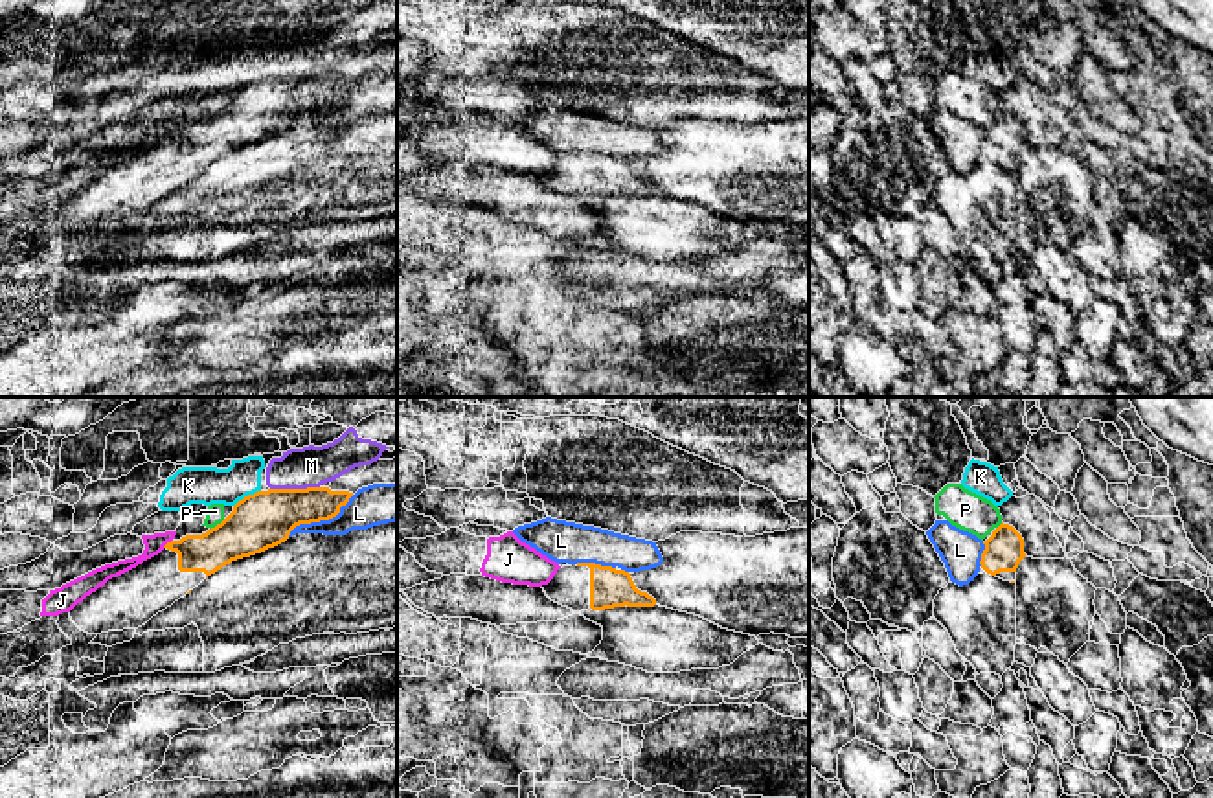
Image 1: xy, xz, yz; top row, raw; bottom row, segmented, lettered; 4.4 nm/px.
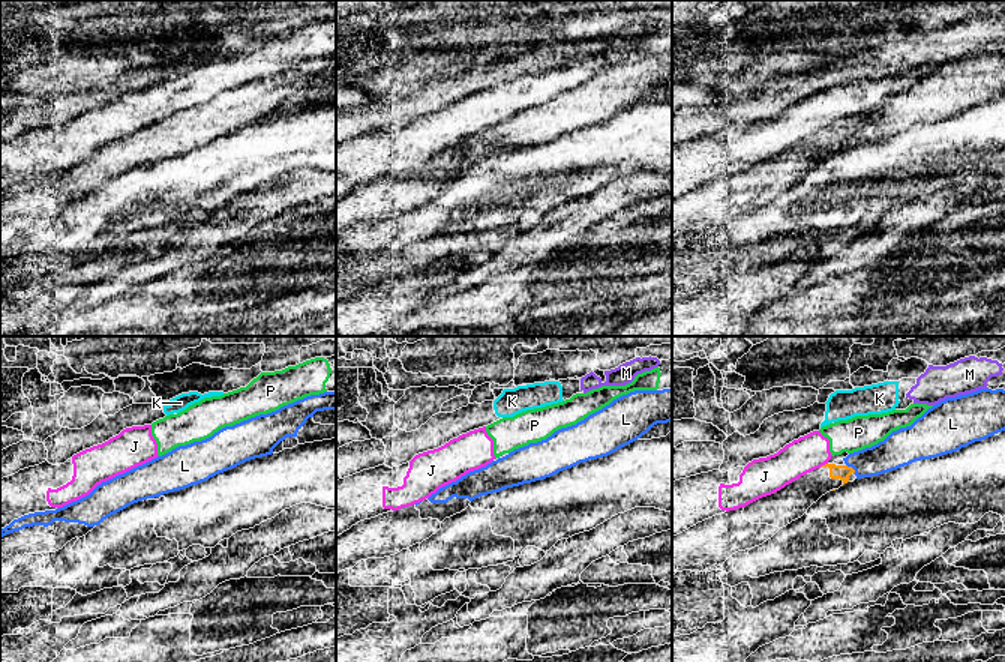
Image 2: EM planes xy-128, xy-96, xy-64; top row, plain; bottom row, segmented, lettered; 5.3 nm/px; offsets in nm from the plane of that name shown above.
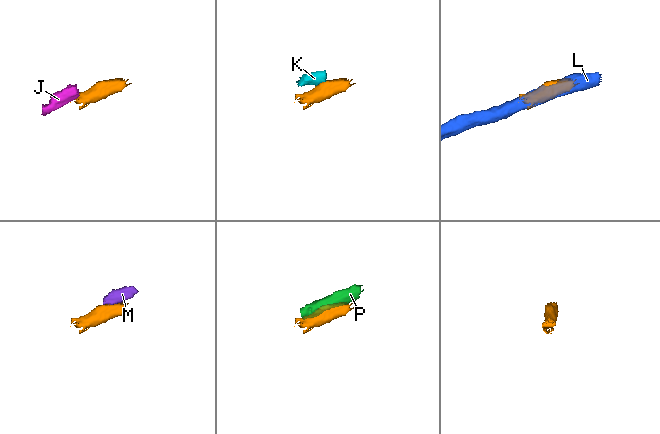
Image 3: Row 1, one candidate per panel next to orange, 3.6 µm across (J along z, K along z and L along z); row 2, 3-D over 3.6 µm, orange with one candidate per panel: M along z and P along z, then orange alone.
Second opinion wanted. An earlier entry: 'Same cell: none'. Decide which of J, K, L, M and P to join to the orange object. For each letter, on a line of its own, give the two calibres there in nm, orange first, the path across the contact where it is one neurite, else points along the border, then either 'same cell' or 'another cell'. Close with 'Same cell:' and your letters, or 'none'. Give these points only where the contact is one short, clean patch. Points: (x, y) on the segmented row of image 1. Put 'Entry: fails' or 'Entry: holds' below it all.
J: 170/80 nm | along xy (171, 539), (162, 547) | another cell
K: 260/160 nm | along xy (260, 490), (245, 495), (234, 506) | another cell
L: 260/180 nm | another cell
M: 260/180 nm | another cell
P: 260/80 nm | along xy (225, 519), (210, 530) | another cell
Same cell: none
Entry: holds

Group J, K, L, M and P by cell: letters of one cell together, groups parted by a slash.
J P / K M / L

